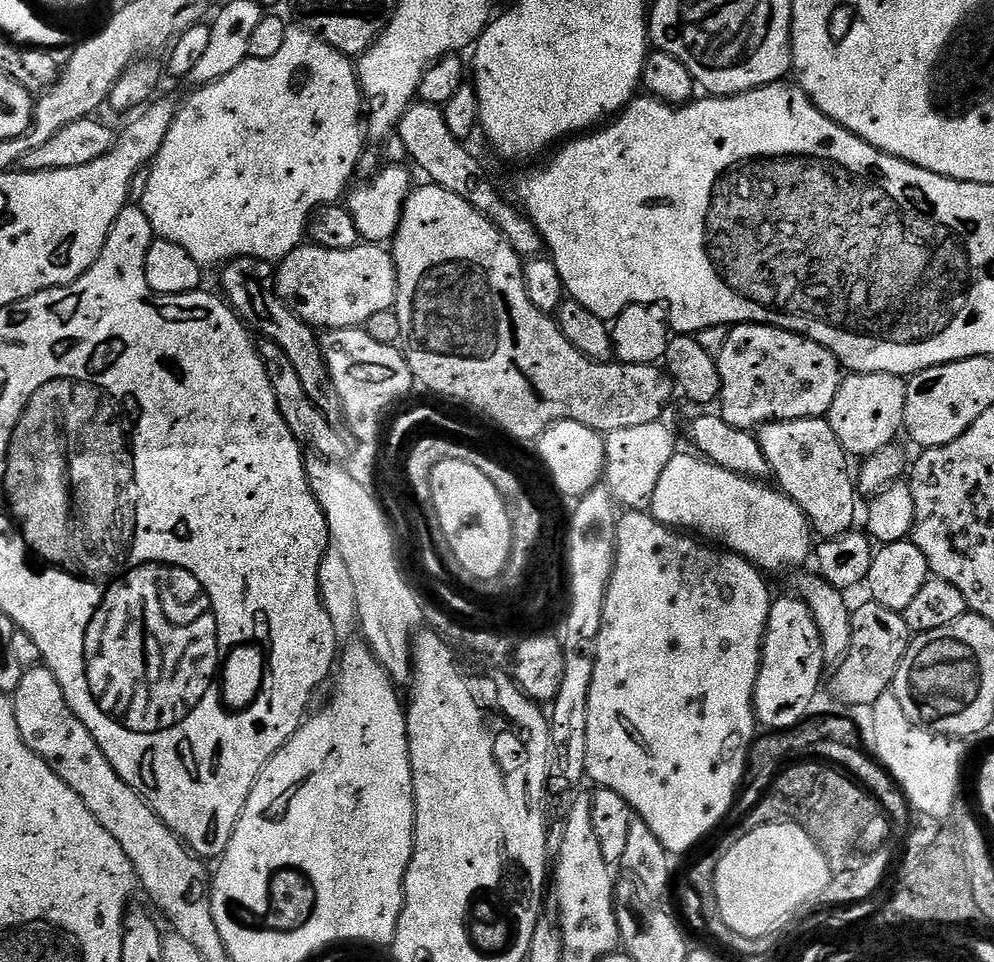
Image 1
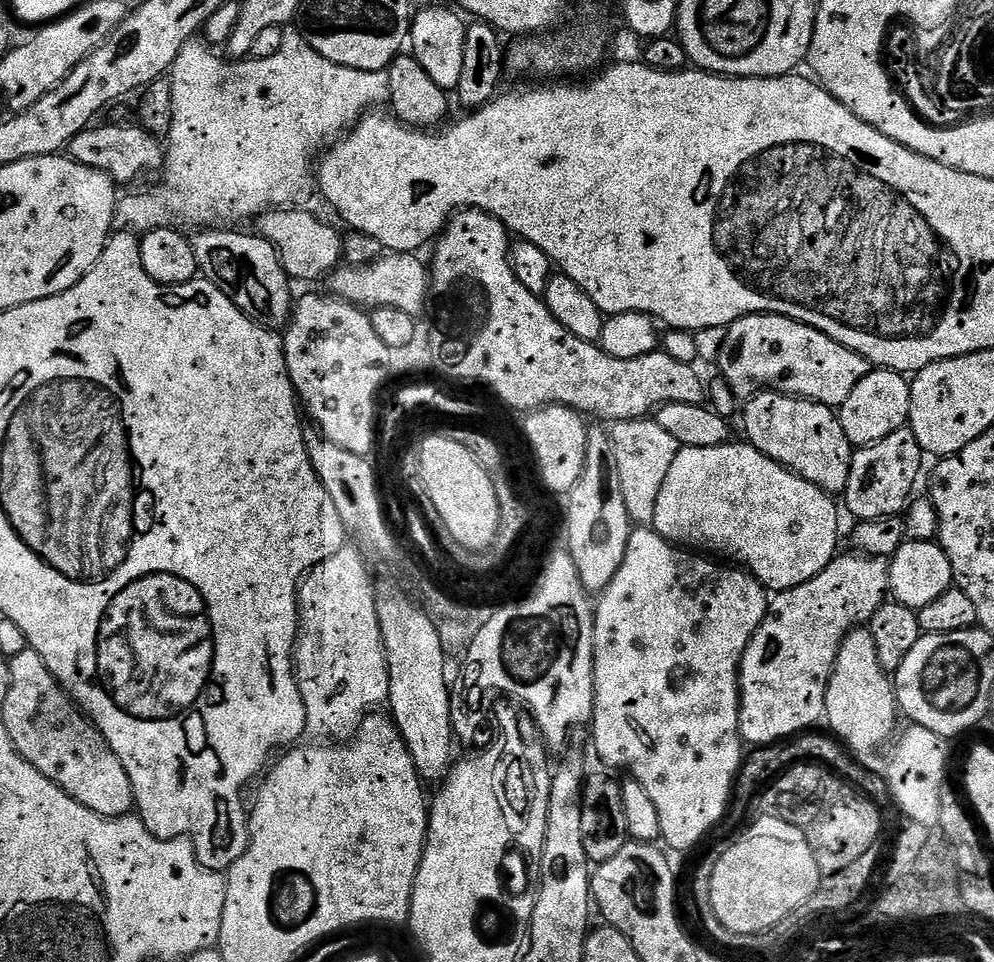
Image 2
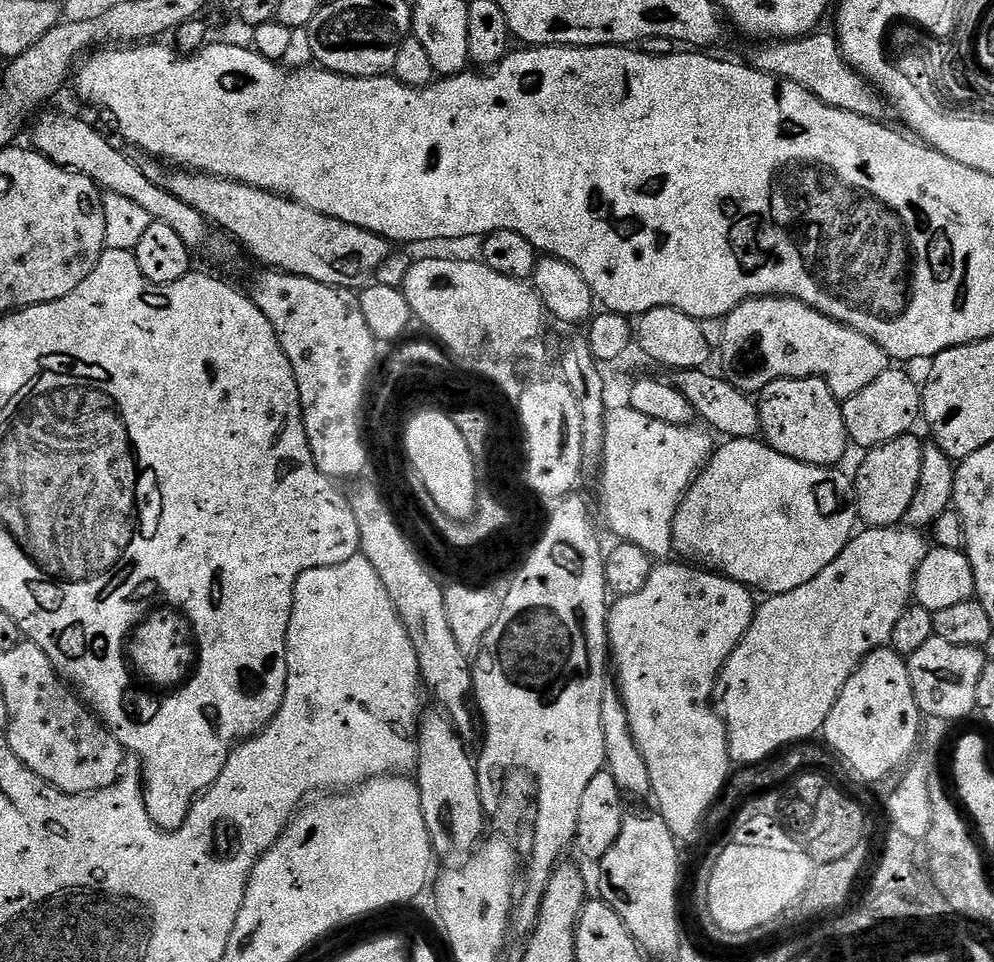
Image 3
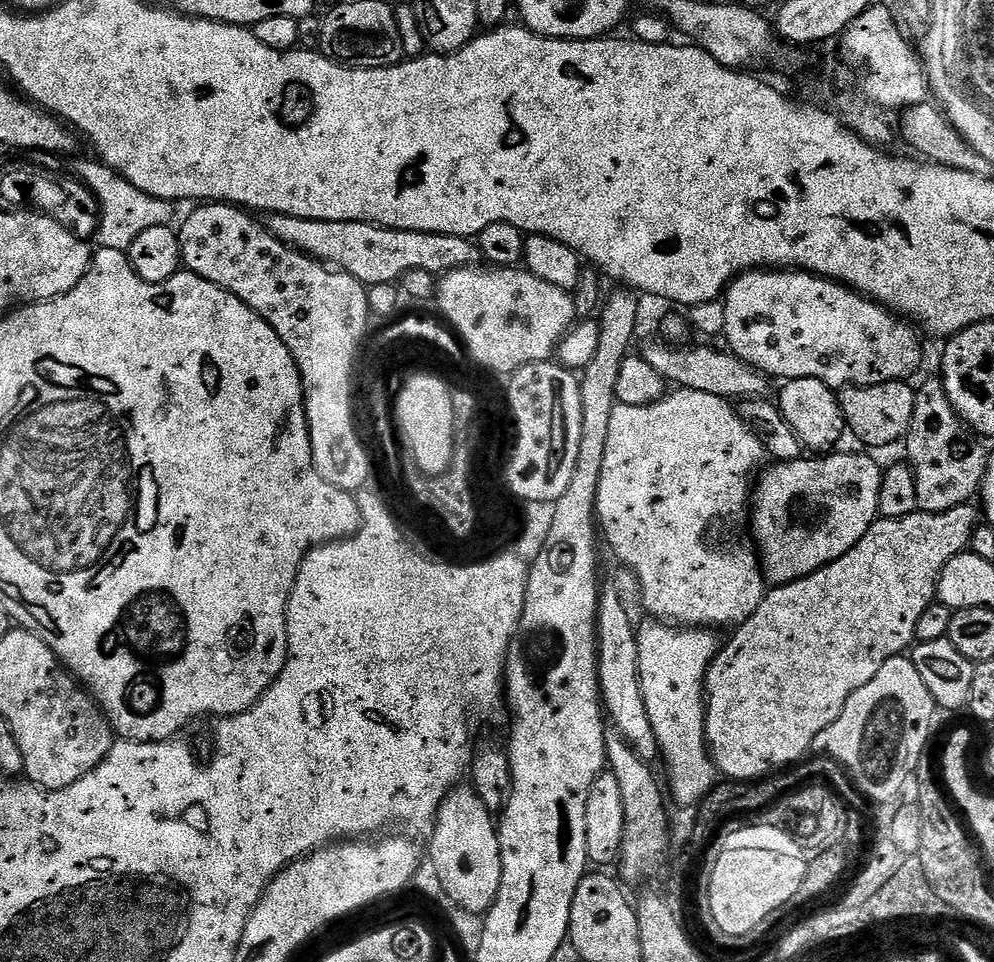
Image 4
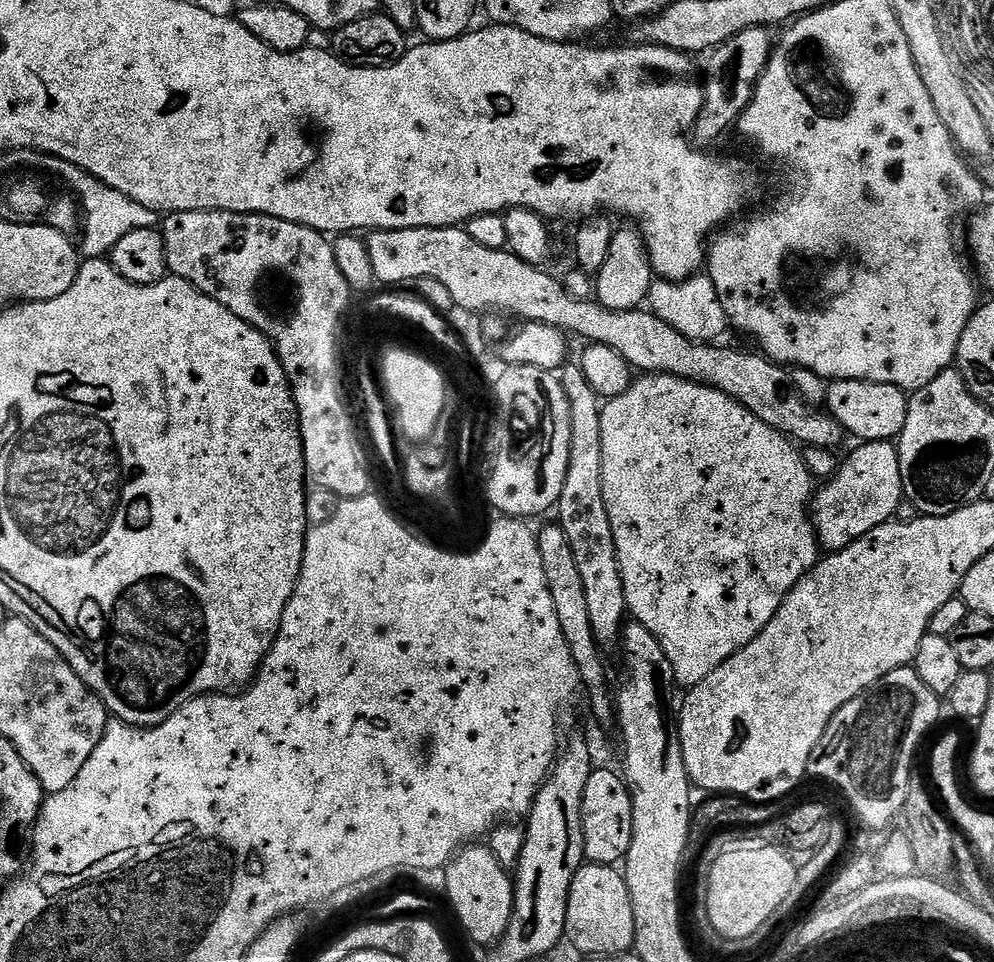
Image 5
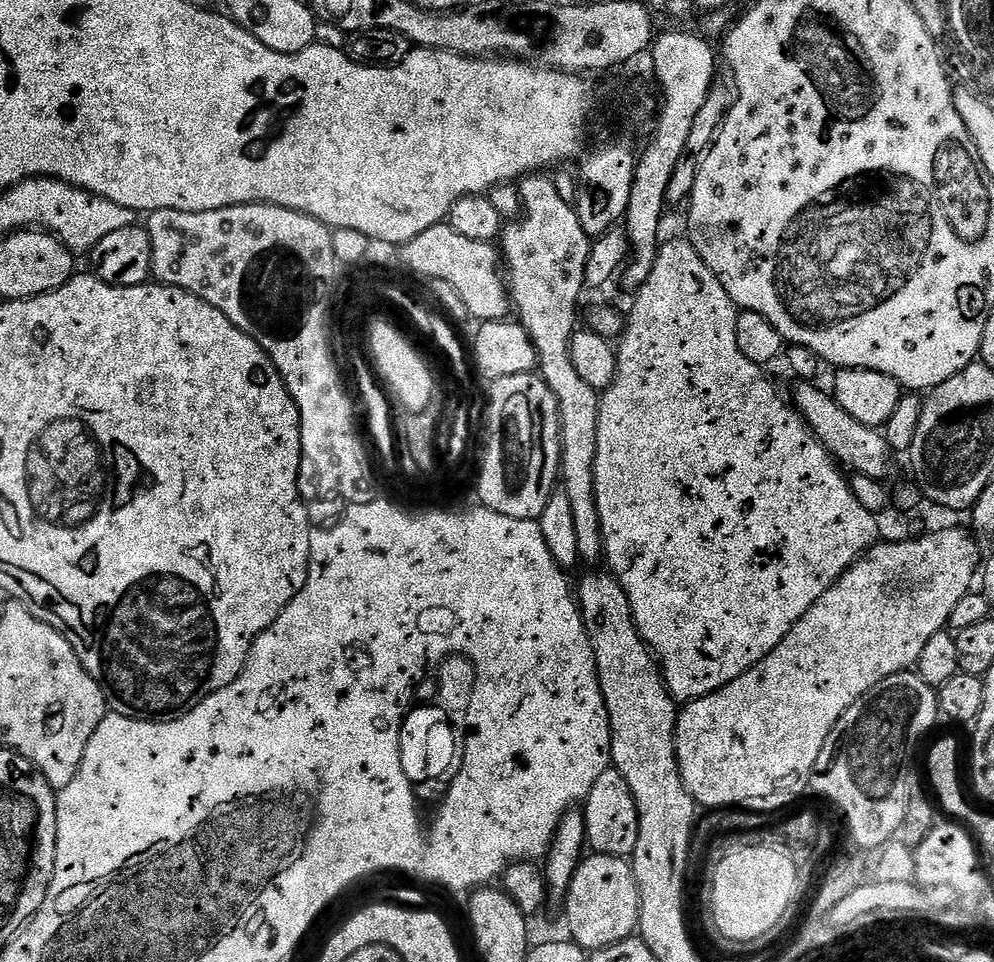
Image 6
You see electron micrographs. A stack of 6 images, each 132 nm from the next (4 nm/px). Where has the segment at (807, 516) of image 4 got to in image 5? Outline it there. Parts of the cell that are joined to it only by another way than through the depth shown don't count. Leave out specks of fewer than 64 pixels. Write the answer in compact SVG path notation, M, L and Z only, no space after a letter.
M870 440L856 447L860 448L841 463L835 476L823 485L825 488L815 493L810 508L816 538L829 553L840 552L870 530L889 523L906 500L897 445L890 440Z

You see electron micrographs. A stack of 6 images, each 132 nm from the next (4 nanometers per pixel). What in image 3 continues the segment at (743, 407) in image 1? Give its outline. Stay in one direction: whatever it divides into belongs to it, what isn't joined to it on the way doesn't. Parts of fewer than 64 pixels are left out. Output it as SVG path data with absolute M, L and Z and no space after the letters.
M759 296L757 300L747 300L738 305L729 316L723 317L723 324L724 333L720 336L720 348L718 344L718 360L720 356L720 364L724 367L722 376L735 386L737 390L747 394L759 394L768 383L772 383L776 379L810 379L816 377L826 381L837 399L843 402L849 400L854 394L858 394L858 390L863 390L865 386L870 386L870 382L874 382L874 378L878 378L878 374L882 374L890 366L890 358L884 353L884 348L878 346L870 338L866 338L866 334L858 334L858 330L854 330L850 326L846 326L842 322L838 322L834 318L830 318L826 314L822 314L818 310L806 306L802 302L798 302L794 298L786 298L785 296Z

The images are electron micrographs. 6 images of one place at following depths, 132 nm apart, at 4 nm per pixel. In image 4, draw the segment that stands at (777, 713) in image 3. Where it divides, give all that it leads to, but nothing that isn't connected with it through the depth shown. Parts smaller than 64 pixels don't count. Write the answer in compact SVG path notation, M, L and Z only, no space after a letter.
M969 502L962 506L954 506L945 512L917 510L906 517L878 518L870 526L870 530L866 530L862 539L836 561L830 562L808 577L802 577L801 580L773 587L765 595L762 606L758 606L758 610L754 610L751 618L733 631L736 633L729 638L728 644L726 640L720 651L716 653L712 665L708 667L704 729L708 735L708 750L712 754L712 762L721 777L728 780L759 780L773 770L783 770L805 759L809 755L812 743L818 738L818 734L822 734L822 730L826 730L826 726L830 726L830 722L834 722L838 714L842 714L842 706L846 706L850 694L866 686L866 682L870 682L870 678L874 678L874 674L882 670L882 662L907 653L913 647L918 618L922 618L922 613L936 600L938 578L946 562L950 562L950 558L954 558L959 552L969 551L972 534L978 527L978 508L974 505L975 503Z

